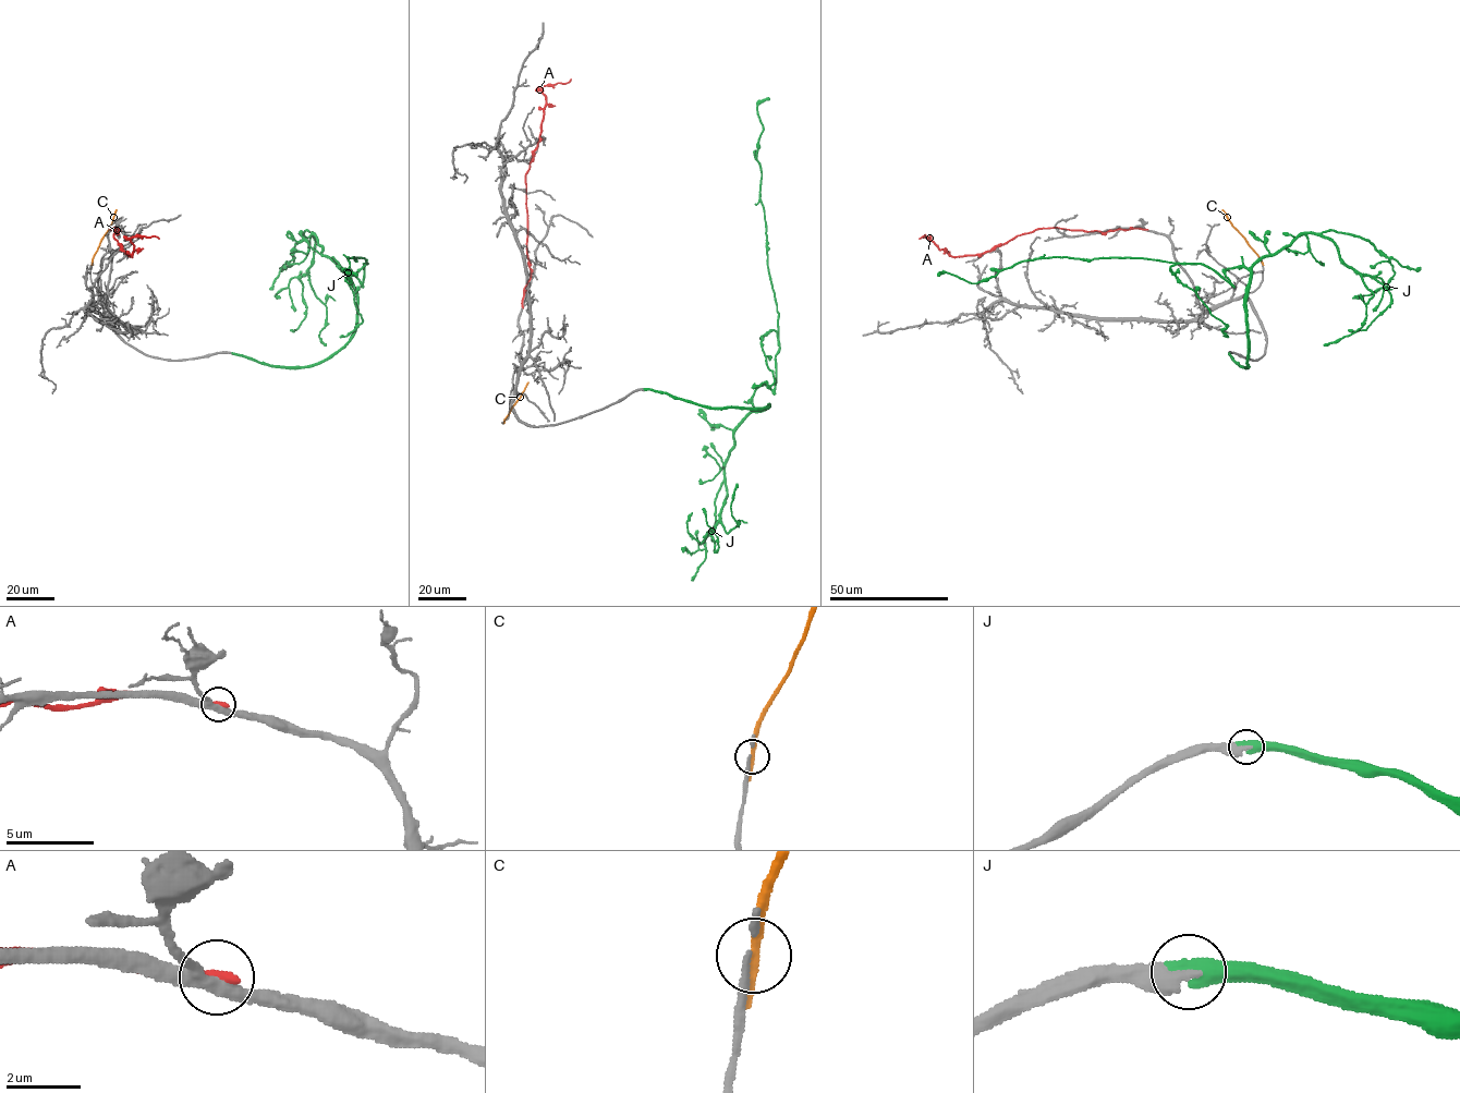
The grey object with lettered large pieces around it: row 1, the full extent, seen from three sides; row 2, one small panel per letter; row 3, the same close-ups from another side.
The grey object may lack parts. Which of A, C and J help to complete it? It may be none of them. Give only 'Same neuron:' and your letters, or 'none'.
Same neuron: J

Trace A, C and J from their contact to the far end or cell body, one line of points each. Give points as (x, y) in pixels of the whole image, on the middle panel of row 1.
A: (523, 306), (523, 290), (531, 277), (525, 173), (540, 132), (546, 104), (542, 88), (567, 83), (571, 79)
C: (505, 422), (528, 381)
J: (645, 389), (769, 405), (752, 403), (774, 389), (779, 349), (756, 159), (768, 98)

